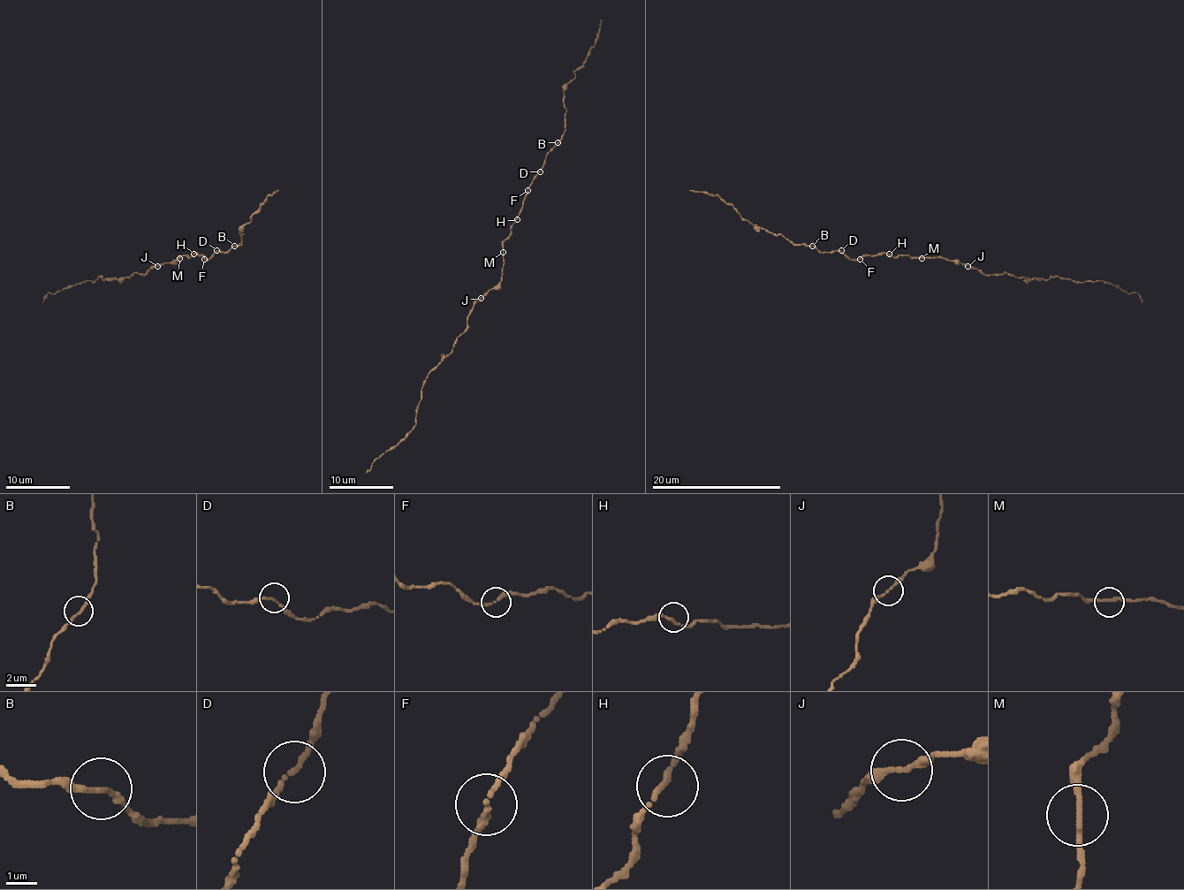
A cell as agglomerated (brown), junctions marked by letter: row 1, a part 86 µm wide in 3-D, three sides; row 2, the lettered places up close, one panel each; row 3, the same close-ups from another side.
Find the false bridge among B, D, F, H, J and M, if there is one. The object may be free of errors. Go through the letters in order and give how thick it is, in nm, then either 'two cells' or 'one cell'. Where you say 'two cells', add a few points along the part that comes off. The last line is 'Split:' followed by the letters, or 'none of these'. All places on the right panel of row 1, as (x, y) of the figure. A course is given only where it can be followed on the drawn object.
B: calibre 200 nm; one cell
D: calibre 160 nm; one cell
F: calibre 200 nm; one cell
H: calibre 200 nm; one cell
J: calibre 200 nm; one cell
M: calibre 220 nm; one cell
Split: none of these

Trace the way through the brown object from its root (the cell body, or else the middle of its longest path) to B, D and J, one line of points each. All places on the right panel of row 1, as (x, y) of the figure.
B: (922, 256), (891, 256), (888, 254), (878, 254), (851, 260), (839, 250), (818, 252), (812, 246)
D: (922, 256), (891, 256), (888, 254), (878, 254), (851, 260), (841, 250)
J: (922, 256), (941, 256), (968, 266)

